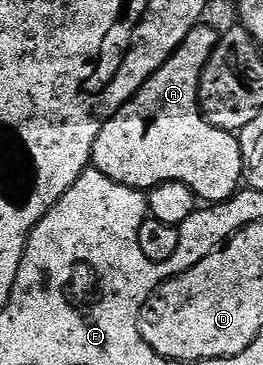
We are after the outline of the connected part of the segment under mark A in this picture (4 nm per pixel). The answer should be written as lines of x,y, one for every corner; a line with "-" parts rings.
197,23
190,35
168,56
163,67
128,100
117,113
98,131
98,139
92,144
91,164
102,175
114,179
131,189
147,191
162,183
186,183
197,198
204,203
215,203
230,199
242,185
244,164
237,134
219,129
204,118
200,112
200,80
210,55
214,55
216,44
220,42
221,30
212,25

